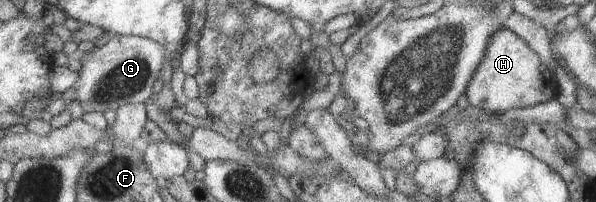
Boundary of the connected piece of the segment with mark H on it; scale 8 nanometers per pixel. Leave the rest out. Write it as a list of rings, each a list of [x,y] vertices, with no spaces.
[[[500,27],[488,38],[483,56],[469,77],[465,96],[470,106],[497,114],[547,102],[557,96],[557,91],[557,83],[546,62],[518,35]]]

